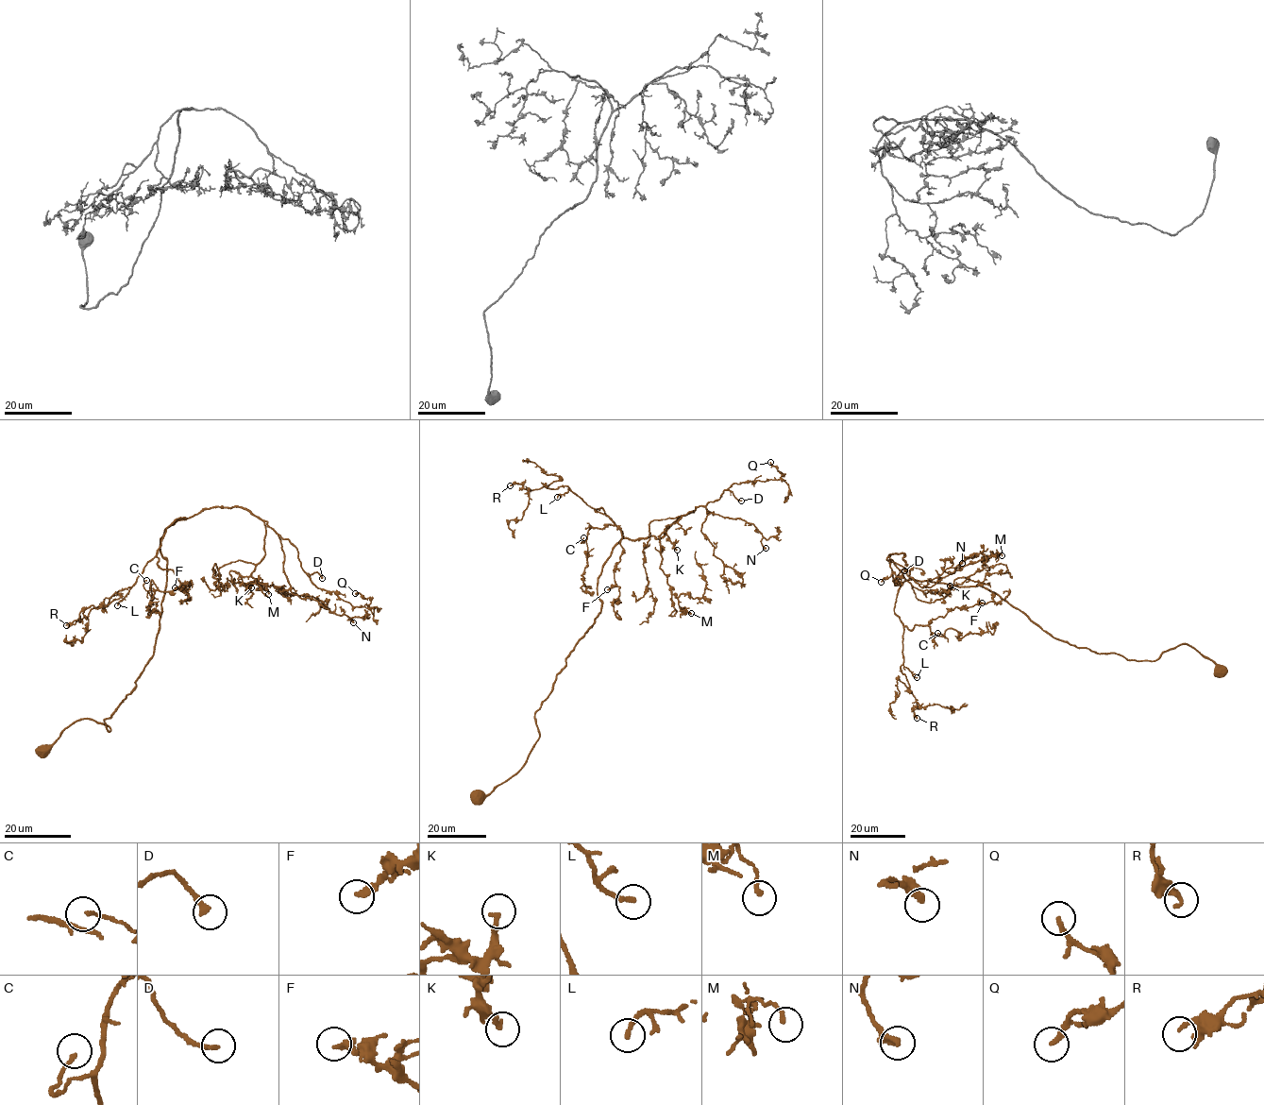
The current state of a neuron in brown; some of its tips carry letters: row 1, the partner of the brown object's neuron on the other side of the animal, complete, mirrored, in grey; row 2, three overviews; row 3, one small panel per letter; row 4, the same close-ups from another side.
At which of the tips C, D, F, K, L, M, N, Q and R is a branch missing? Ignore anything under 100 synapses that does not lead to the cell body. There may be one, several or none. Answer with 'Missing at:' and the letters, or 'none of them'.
Missing at: L

